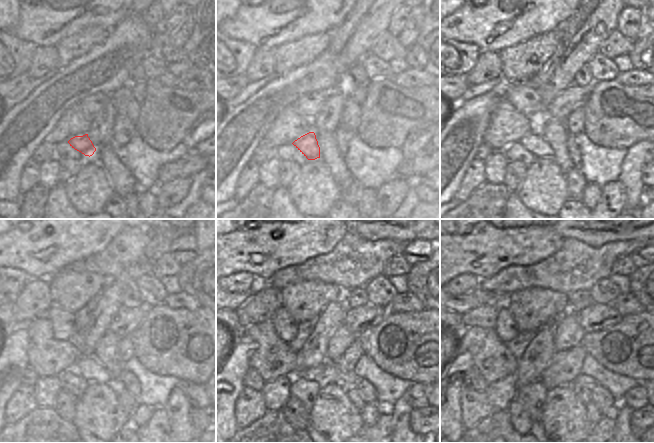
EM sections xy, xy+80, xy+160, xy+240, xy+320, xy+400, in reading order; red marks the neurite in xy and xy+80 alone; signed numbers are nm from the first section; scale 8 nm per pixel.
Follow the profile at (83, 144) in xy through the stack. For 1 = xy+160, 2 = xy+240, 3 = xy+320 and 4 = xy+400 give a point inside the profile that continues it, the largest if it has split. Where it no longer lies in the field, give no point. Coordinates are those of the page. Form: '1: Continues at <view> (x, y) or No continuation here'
1: Continues at xy+160 (533, 142)
2: Continues at xy+240 (88, 368)
3: Continues at xy+320 (326, 373)
4: Continues at xy+400 (581, 379)

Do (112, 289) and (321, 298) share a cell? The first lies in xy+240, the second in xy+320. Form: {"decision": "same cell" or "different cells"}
{"decision": "different cells"}

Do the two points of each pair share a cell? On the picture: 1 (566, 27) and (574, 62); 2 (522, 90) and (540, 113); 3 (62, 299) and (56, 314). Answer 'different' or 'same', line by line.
1: different
2: same
3: different

